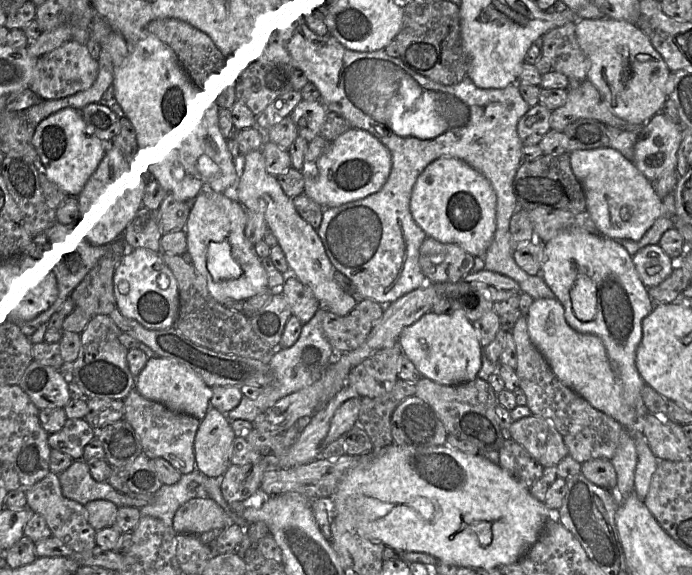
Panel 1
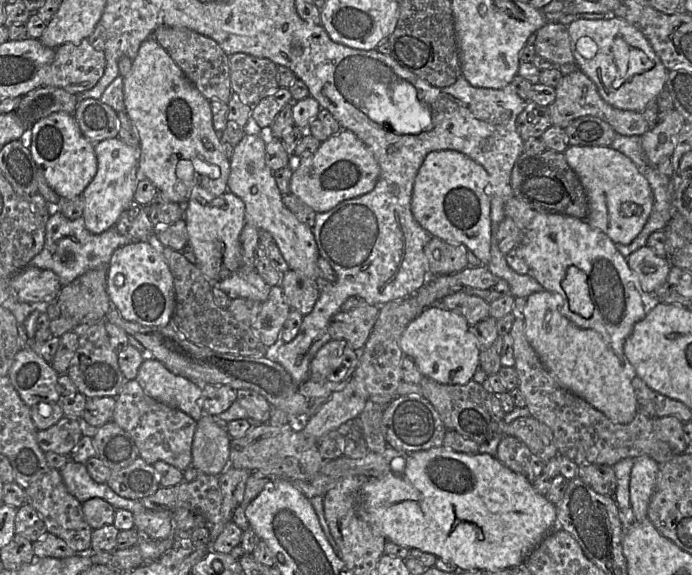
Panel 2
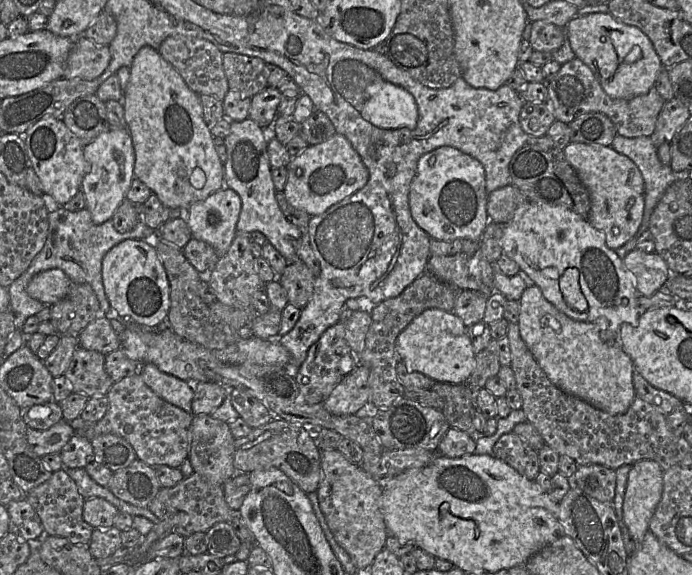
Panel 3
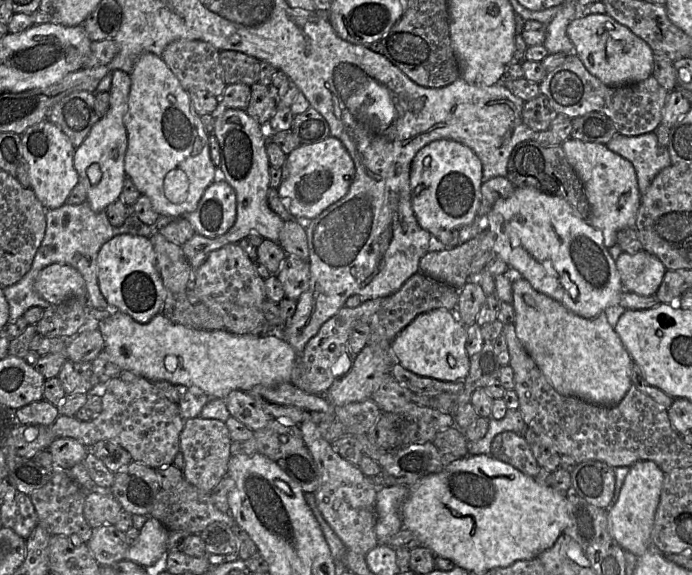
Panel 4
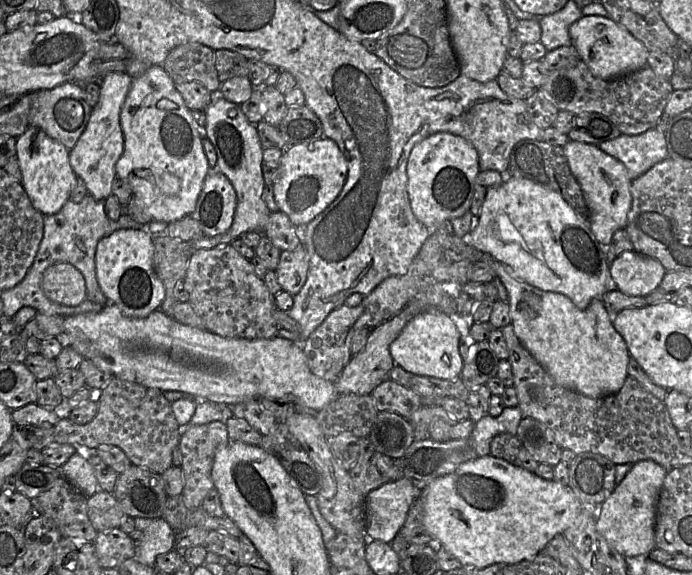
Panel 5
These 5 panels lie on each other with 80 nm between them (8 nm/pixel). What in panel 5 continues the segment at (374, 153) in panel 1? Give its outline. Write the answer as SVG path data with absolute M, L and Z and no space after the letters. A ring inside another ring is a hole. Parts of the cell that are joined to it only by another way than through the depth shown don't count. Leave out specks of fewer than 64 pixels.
M329 138L288 146L282 154L277 178L272 184L279 211L287 215L296 227L306 226L337 198L345 184L347 173L344 155L337 143Z

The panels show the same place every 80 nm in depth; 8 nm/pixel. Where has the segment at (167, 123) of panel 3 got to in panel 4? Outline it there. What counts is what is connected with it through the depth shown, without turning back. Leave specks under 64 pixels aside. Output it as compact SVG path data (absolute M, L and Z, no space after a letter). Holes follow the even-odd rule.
M142 53L132 72L127 111L123 122L127 130L128 146L124 159L127 178L131 179L142 195L147 196L160 216L186 217L196 210L207 187L215 182L217 167L209 152L209 139L194 111L188 91L167 66L161 56Z

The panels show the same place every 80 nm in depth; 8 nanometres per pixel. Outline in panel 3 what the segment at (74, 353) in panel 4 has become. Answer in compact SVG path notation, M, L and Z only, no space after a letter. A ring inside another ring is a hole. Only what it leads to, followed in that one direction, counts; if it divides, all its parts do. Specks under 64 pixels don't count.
M114 314L110 319L107 316L97 317L77 336L78 346L104 355L114 352L121 346L119 332L125 327L123 320Z

